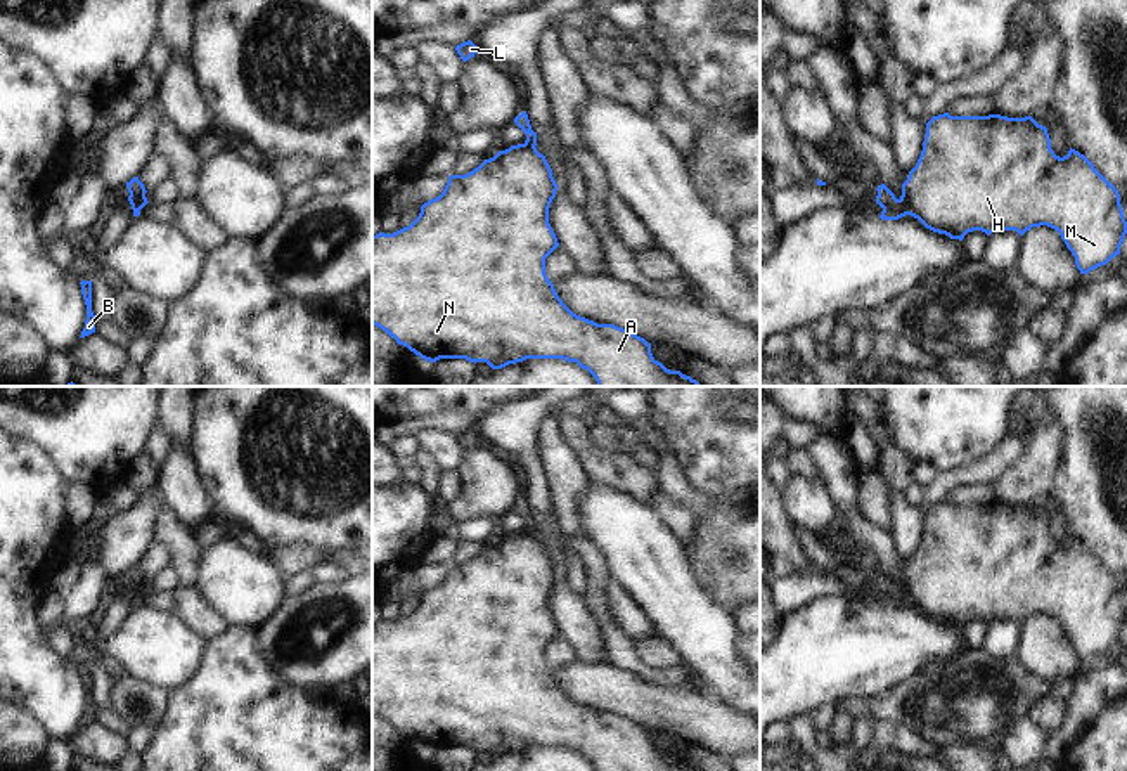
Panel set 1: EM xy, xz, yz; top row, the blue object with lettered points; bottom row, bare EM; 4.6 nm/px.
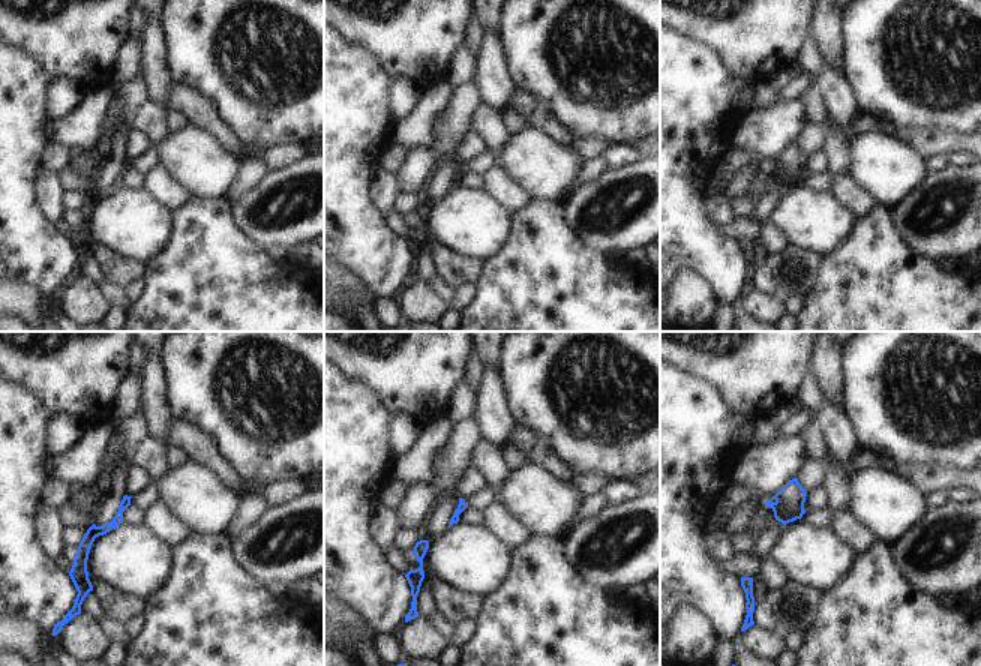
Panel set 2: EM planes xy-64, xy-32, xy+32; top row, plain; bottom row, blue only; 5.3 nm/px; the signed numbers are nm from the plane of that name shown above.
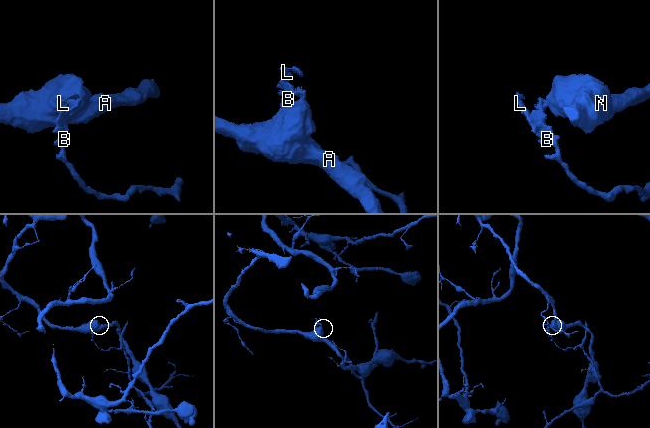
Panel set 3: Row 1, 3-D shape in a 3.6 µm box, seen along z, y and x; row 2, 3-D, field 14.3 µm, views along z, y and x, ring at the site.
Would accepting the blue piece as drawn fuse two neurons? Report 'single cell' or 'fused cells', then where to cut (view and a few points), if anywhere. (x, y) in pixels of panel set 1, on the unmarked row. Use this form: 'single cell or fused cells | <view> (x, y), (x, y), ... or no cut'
fused cells | yz (902, 583), (909, 602)

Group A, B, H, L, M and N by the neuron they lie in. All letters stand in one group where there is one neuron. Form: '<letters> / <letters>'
A H M N / B L

